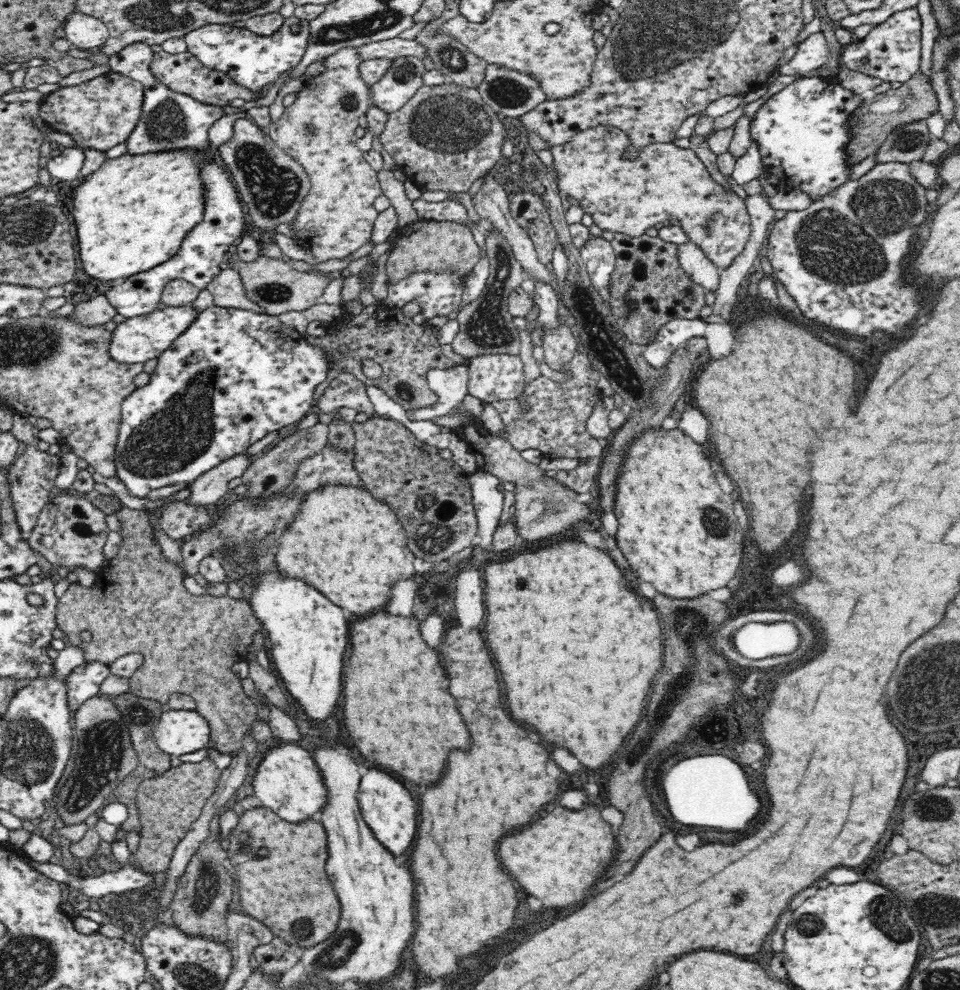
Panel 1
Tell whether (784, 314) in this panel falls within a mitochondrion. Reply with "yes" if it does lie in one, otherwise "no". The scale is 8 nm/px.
no

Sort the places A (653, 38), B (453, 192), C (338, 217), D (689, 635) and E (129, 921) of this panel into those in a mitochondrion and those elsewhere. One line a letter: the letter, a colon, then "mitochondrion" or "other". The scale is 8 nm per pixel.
A: mitochondrion
B: other
C: other
D: mitochondrion
E: other

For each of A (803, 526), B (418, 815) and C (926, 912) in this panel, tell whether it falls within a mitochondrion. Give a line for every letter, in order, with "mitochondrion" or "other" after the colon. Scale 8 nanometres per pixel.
A: other
B: other
C: mitochondrion

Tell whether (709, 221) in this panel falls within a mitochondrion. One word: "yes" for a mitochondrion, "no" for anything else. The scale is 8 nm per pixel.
yes

